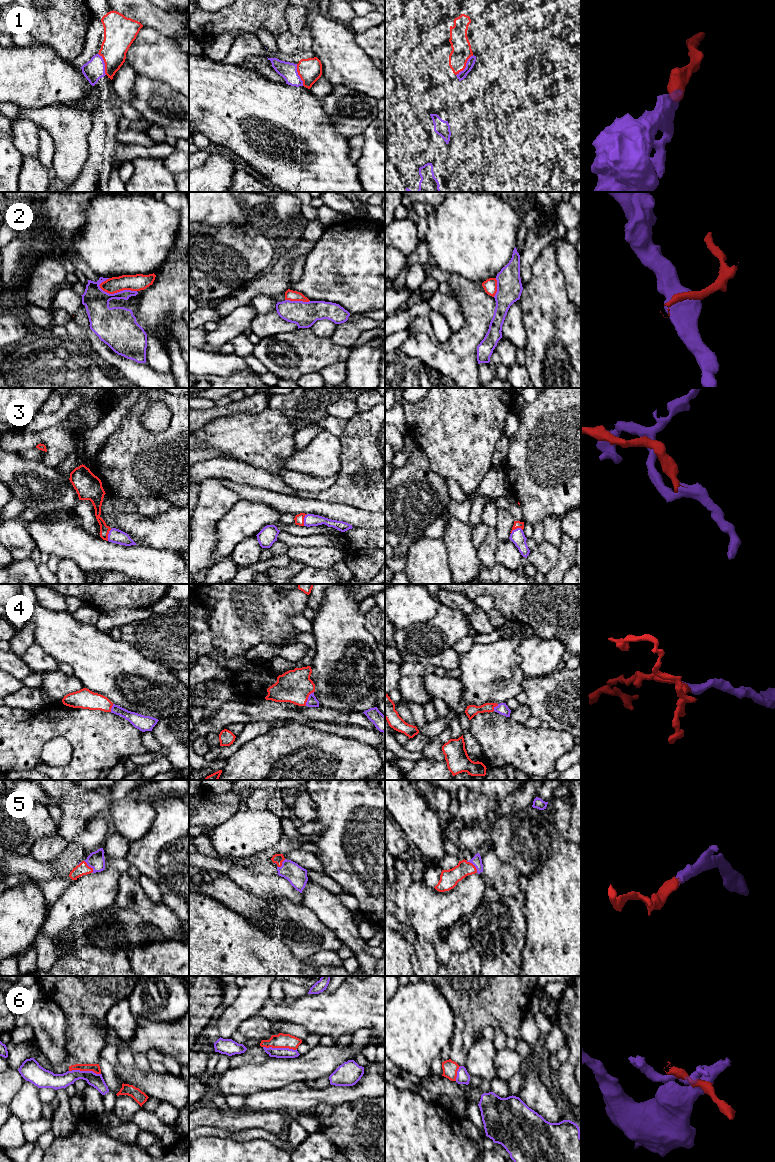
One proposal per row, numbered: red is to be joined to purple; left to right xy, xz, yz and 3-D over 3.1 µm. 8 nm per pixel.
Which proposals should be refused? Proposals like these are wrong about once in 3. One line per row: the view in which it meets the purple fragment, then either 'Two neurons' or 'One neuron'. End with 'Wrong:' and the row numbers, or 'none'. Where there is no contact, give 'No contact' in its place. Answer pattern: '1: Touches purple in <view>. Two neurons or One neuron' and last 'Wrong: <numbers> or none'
1: Touches purple in yz. One neuron
2: Touches purple in xy. Two neurons
3: Touches purple in xz. One neuron
4: Touches purple in xz. One neuron
5: Touches purple in yz. One neuron
6: Touches purple in xz. Two neurons
Wrong: 2, 6

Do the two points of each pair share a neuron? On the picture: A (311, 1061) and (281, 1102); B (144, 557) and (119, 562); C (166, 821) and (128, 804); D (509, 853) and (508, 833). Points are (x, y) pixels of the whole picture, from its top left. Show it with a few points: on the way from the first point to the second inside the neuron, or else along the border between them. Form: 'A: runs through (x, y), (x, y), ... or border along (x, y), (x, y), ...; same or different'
A: border along (305, 1081), (292, 1081), (274, 1090); different
B: runs through (138, 559), (125, 559); same
C: border along (151, 800), (155, 818), (151, 826), (142, 835); different
D: runs through (509, 848), (509, 838); same

